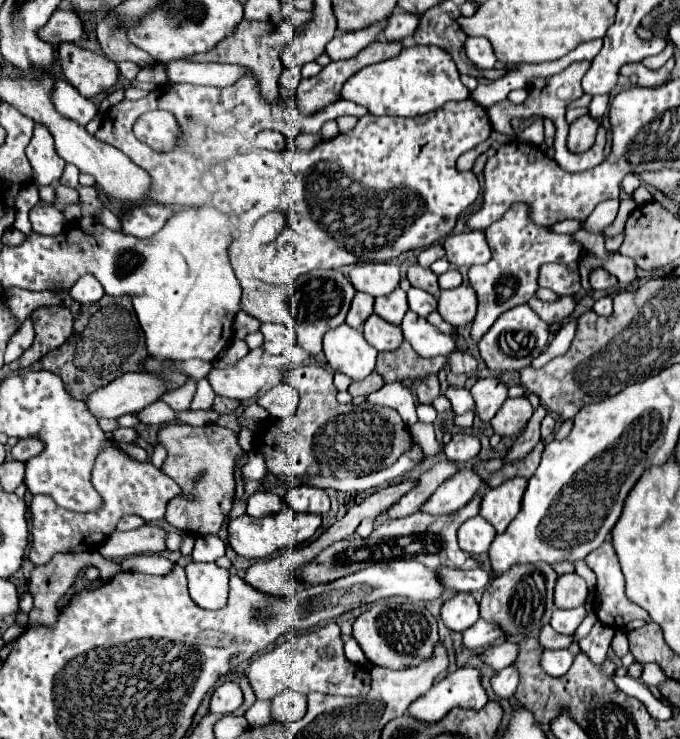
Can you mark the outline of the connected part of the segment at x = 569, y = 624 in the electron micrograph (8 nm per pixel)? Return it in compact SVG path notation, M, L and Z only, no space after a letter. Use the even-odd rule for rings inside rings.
M584 606L572 608L572 610L554 610L552 620L550 620L550 626L552 626L556 632L572 634L572 632L580 626L580 622L584 620L584 616L586 616Z

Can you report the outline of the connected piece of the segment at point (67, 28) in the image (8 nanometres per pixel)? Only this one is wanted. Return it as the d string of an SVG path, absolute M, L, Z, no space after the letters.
M56 10L44 26L44 32L40 32L40 36L44 36L44 40L48 40L54 46L58 46L60 40L76 42L82 38L82 34L84 24L74 10Z

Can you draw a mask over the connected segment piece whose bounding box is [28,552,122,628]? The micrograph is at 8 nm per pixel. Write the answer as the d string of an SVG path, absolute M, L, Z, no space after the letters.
M80 552L80 554L54 554L50 558L48 564L42 564L42 566L34 566L32 574L30 574L30 592L34 596L34 608L30 610L28 614L28 626L54 626L56 620L58 620L58 600L70 590L70 586L74 584L78 572L84 568L84 566L100 566L101 564L101 578L109 580L113 578L118 572L120 572L121 566L112 561L108 561L102 558L98 552Z

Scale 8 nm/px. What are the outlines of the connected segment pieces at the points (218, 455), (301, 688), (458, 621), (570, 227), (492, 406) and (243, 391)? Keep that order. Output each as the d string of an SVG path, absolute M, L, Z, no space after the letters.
M166 424L158 432L158 442L168 452L162 472L168 474L182 490L182 496L176 496L168 502L164 516L166 522L190 534L216 534L232 508L234 460L236 456L244 454L238 444L238 434L218 424Z
M328 622L326 626L315 628L312 632L306 632L301 636L291 635L286 642L276 646L272 652L266 652L258 656L256 660L250 662L250 668L246 670L246 678L256 692L258 700L272 700L284 690L294 690L300 694L310 694L310 692L320 692L330 695L340 696L366 696L370 690L370 672L364 666L352 664L344 656L344 642L342 642L342 632L336 626L336 622Z
M456 592L444 600L440 616L452 632L464 632L478 620L478 602L468 592Z
M566 220L566 222L560 222L560 224L554 224L550 226L548 230L554 232L554 234L570 234L570 232L576 232L580 228L580 222L574 222L574 220Z
M482 378L472 386L472 398L476 402L476 416L482 422L490 422L498 408L504 404L506 396L506 386L494 378Z
M262 348L250 350L246 358L230 368L212 368L208 380L218 396L226 396L230 400L248 400L266 386L268 372L262 364Z

